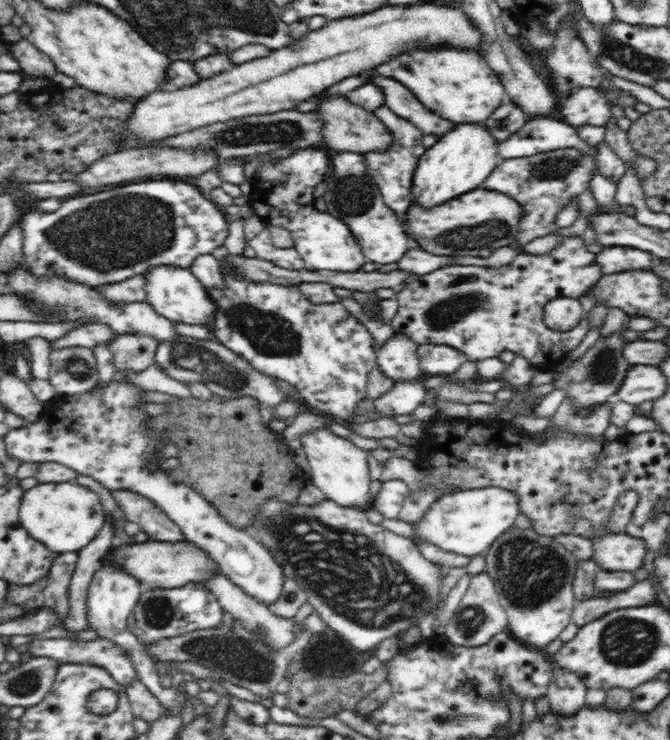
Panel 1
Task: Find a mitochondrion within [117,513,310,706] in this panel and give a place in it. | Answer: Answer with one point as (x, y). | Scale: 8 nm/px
(236, 652)

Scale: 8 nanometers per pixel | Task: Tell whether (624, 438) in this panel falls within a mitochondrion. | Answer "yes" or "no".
no

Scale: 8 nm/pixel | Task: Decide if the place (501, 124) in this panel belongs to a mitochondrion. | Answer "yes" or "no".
no

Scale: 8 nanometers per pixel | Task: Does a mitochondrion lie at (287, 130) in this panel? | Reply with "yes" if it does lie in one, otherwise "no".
yes

